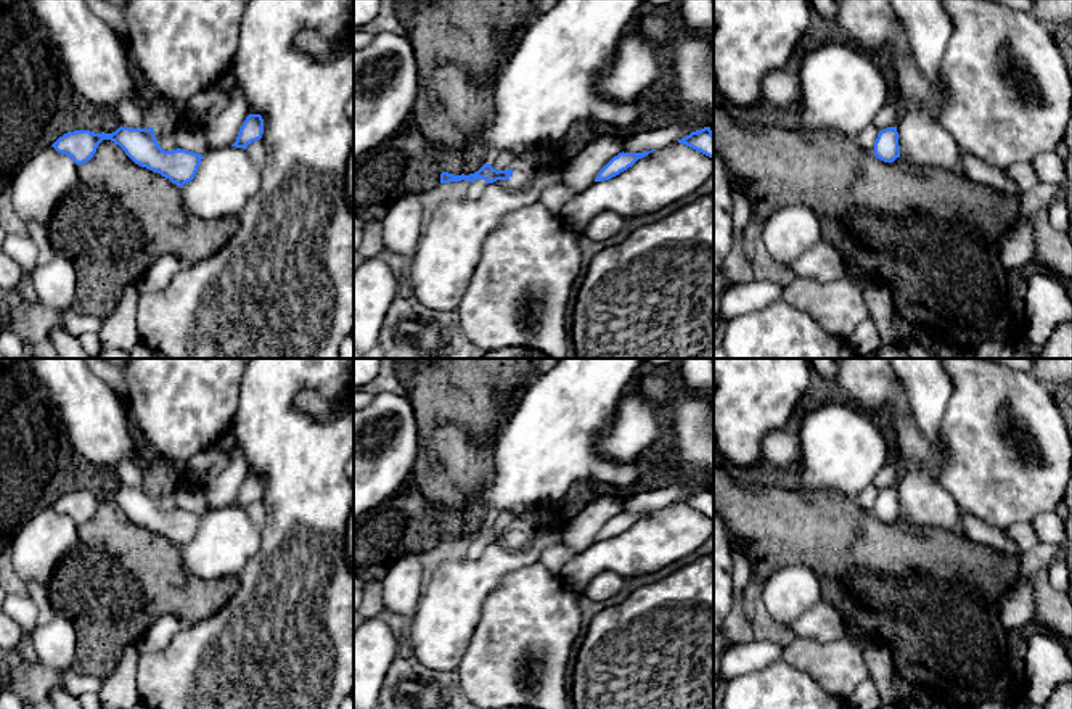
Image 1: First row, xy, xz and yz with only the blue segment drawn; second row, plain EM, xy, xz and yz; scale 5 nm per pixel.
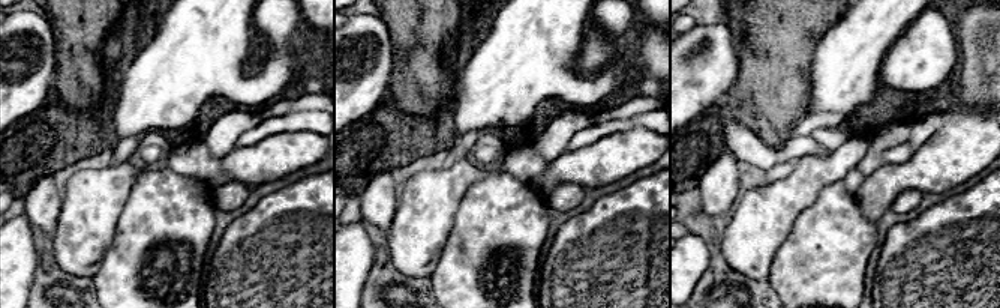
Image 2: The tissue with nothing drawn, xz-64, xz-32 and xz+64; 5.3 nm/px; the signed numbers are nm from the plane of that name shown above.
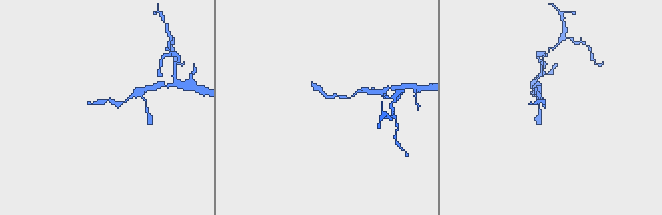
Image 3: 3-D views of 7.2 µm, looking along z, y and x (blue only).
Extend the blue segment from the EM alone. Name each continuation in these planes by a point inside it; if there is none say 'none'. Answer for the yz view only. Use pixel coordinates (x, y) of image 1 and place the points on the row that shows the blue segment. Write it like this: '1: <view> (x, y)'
none

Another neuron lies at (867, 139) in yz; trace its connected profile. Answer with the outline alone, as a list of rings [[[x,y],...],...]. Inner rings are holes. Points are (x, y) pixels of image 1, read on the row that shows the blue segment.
[[[874,125],[865,129],[855,140],[869,154],[874,154],[874,141],[878,138],[879,130]]]

